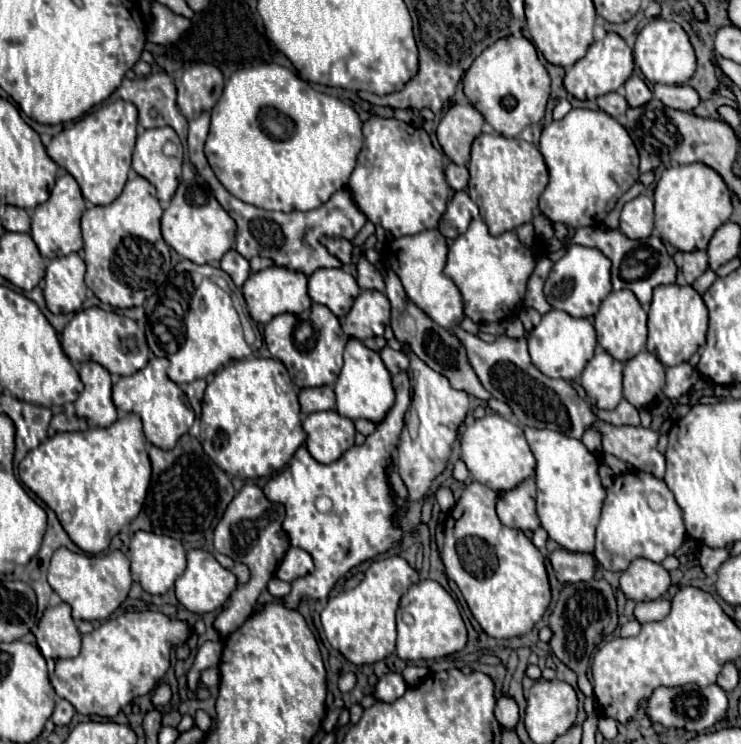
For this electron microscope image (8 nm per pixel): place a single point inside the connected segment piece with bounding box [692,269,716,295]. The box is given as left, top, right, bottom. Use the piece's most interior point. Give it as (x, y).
(702, 283)

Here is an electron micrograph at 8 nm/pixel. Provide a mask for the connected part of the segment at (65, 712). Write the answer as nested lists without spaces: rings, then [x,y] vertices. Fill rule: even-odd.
[[[58,699],[56,709],[52,713],[52,721],[54,721],[54,725],[68,725],[72,721],[74,713],[76,713],[74,707],[66,699]]]

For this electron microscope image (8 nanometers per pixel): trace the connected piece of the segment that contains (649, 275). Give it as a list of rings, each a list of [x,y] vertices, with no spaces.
[[[580,227],[580,229],[576,229],[572,241],[578,245],[600,249],[612,261],[610,271],[612,271],[614,291],[630,289],[638,297],[638,301],[642,303],[644,309],[648,309],[648,305],[652,301],[652,289],[654,287],[664,285],[664,283],[676,283],[676,271],[678,271],[676,263],[668,255],[666,245],[662,243],[662,239],[658,235],[650,235],[644,241],[632,241],[620,229],[606,231],[600,227]]]

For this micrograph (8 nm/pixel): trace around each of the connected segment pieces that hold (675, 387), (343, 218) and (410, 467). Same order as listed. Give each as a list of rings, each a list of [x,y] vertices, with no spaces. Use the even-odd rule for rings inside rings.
[[[680,363],[674,367],[666,367],[666,387],[664,395],[670,399],[682,397],[690,387],[700,379],[700,373],[690,363]]]
[[[202,113],[200,117],[190,121],[190,125],[188,125],[188,155],[190,155],[190,163],[196,167],[196,173],[210,185],[218,203],[236,221],[236,225],[238,225],[236,251],[240,255],[244,255],[244,259],[268,257],[274,261],[274,265],[286,267],[290,271],[300,271],[304,275],[312,275],[316,269],[322,269],[322,267],[340,267],[342,263],[334,255],[328,253],[328,249],[320,243],[320,239],[322,237],[344,237],[344,239],[352,241],[358,235],[358,231],[364,227],[366,215],[358,211],[350,191],[348,189],[336,191],[328,203],[324,203],[322,207],[318,207],[314,211],[308,211],[308,215],[306,213],[264,211],[254,205],[248,205],[248,203],[236,199],[234,195],[230,195],[224,189],[224,185],[216,179],[216,175],[212,173],[212,169],[204,157],[204,141],[206,141],[208,125],[210,125],[210,113]],[[238,245],[240,245],[240,249],[238,249]]]
[[[416,355],[410,357],[410,409],[404,417],[404,431],[398,445],[398,471],[404,479],[410,499],[422,499],[430,489],[430,483],[446,469],[452,455],[452,445],[468,413],[468,395],[450,387],[448,379],[430,367],[426,367]]]

